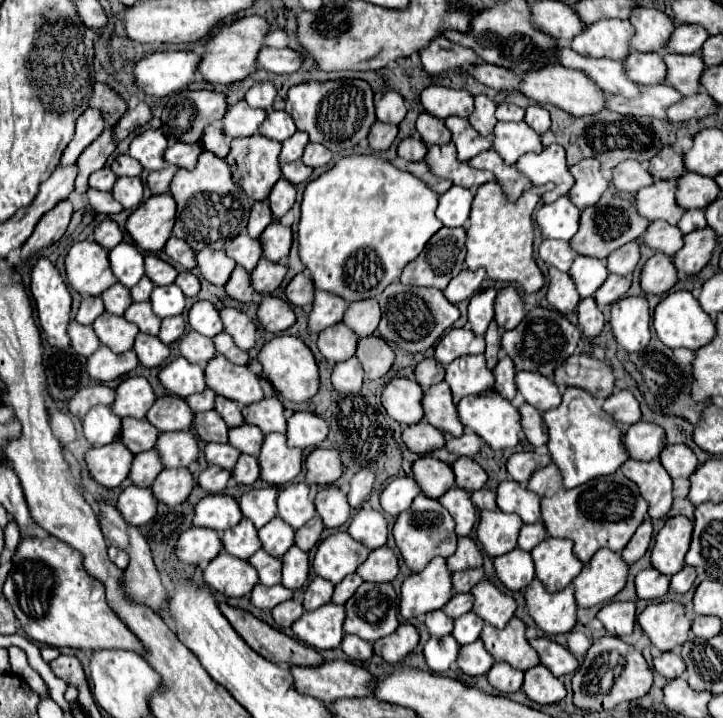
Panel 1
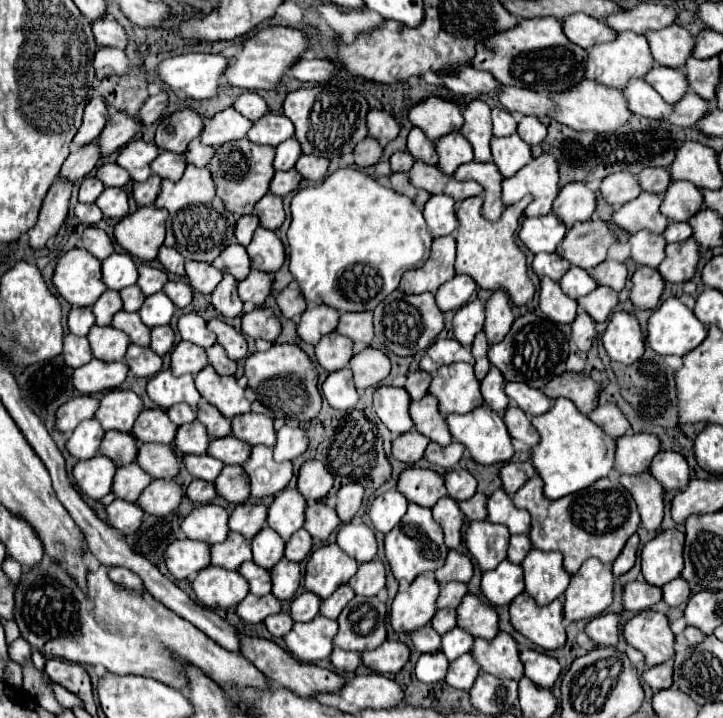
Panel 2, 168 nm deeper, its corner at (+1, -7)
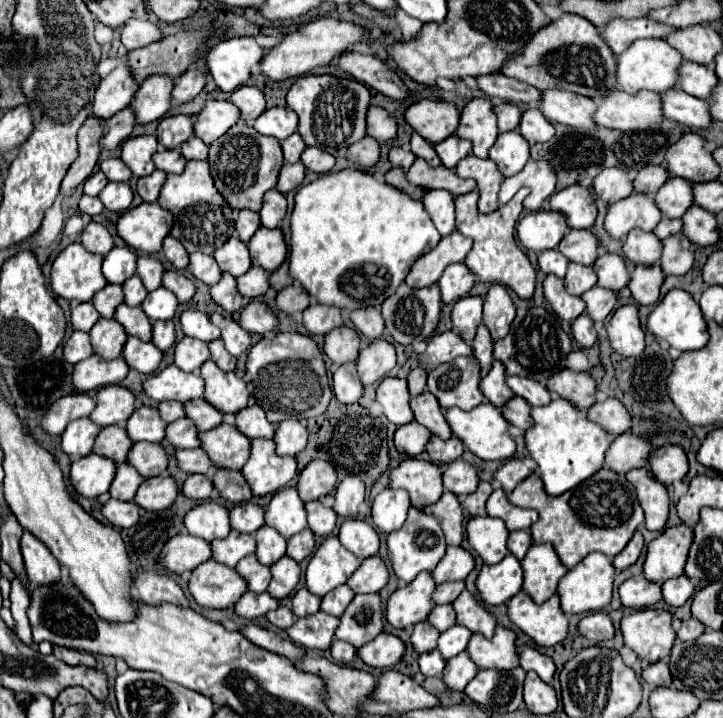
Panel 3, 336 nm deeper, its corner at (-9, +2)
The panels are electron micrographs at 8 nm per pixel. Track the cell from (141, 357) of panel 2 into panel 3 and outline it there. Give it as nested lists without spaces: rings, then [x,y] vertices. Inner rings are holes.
[[[128,337],[122,357],[130,369],[150,375],[158,369],[160,361],[162,361],[162,351],[156,349],[156,345],[152,345],[152,343],[140,341],[138,337]]]

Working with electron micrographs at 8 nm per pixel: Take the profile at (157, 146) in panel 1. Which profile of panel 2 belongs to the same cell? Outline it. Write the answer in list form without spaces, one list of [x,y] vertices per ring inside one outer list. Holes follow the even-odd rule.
[[[132,140],[128,142],[126,148],[120,150],[118,164],[126,168],[132,176],[134,182],[144,182],[146,178],[152,176],[150,164],[158,156],[158,146],[154,142],[144,142],[144,140]]]

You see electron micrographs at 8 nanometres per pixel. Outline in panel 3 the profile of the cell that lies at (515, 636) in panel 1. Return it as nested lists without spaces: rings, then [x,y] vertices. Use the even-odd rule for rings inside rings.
[[[496,627],[494,637],[486,639],[478,633],[470,637],[466,653],[472,657],[478,669],[500,669],[508,671],[518,667],[518,655],[516,655],[516,633],[506,627]]]

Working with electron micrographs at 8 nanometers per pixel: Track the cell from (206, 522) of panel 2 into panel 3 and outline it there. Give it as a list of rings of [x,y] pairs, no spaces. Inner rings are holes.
[[[214,501],[200,503],[186,513],[184,527],[188,529],[190,535],[200,537],[208,543],[214,539],[224,539],[230,533],[228,509]]]

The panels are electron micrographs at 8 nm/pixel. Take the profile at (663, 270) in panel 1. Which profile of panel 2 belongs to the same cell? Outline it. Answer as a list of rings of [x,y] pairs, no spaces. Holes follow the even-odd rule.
[[[640,266],[632,276],[632,304],[636,308],[656,308],[662,292],[664,292],[664,278],[658,274],[656,268]]]

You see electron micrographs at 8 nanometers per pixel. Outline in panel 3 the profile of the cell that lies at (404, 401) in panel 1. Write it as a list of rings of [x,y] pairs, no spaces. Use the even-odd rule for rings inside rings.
[[[386,377],[376,389],[376,399],[382,405],[384,415],[390,423],[404,425],[412,421],[412,409],[408,405],[410,393],[404,379]]]

